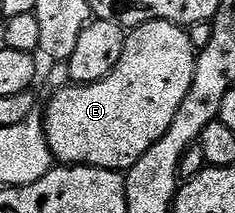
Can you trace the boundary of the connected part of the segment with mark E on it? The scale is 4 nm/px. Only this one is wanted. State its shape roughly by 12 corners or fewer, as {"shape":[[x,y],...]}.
{"shape":[[142,23],[42,116],[63,165],[131,170],[173,125],[197,47]]}

